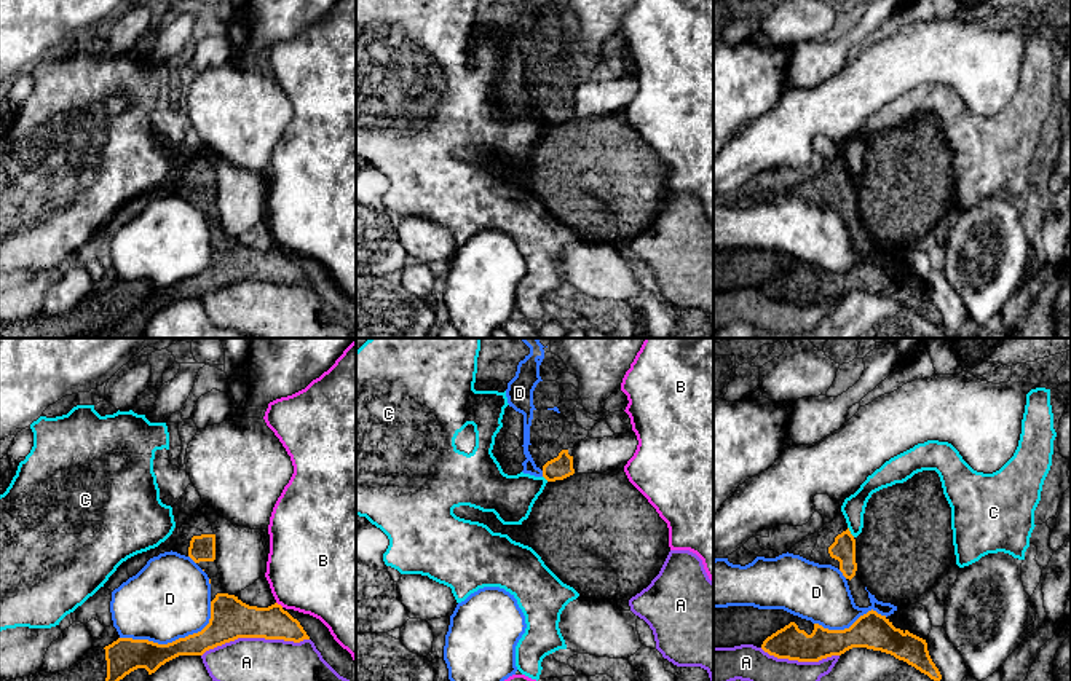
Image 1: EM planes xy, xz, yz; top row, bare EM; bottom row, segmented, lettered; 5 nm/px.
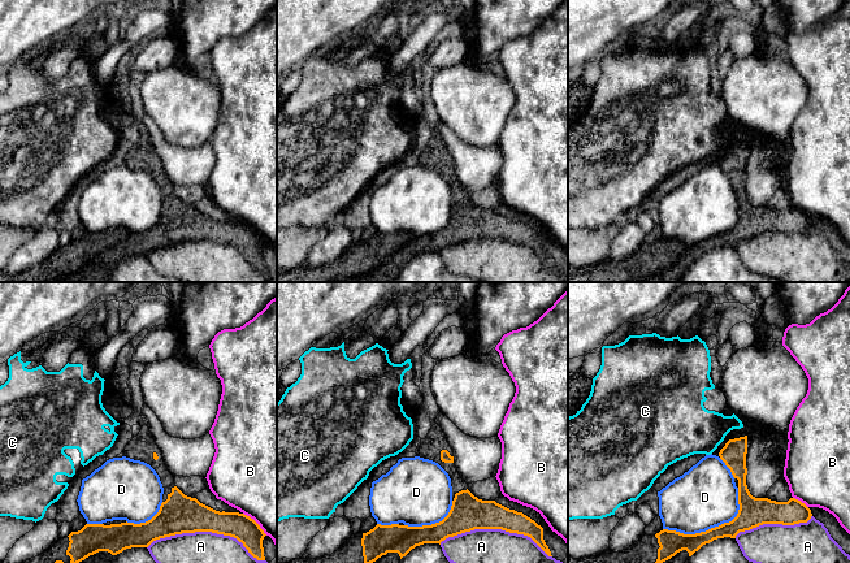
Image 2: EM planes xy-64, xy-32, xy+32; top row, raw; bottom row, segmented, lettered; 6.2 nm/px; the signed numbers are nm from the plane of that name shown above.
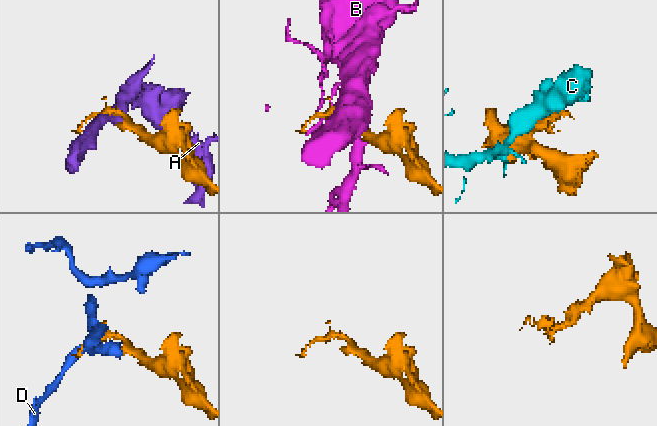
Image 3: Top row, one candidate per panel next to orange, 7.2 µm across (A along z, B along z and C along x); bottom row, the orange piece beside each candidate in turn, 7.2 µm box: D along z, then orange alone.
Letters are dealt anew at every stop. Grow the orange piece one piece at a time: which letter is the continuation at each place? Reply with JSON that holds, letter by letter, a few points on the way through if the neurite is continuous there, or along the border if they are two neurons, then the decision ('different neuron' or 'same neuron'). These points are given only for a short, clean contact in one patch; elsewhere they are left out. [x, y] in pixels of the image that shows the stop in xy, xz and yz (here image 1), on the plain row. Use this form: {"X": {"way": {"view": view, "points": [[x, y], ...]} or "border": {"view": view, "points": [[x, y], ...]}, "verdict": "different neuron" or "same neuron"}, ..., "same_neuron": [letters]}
{"A": {"verdict": "different neuron"}, "B": {"verdict": "different neuron"}, "C": {"border": {"view": "yz", "points": [[848, 169], [854, 179]]}, "verdict": "different neuron"}, "D": {"verdict": "different neuron"}, "same_neuron": []}

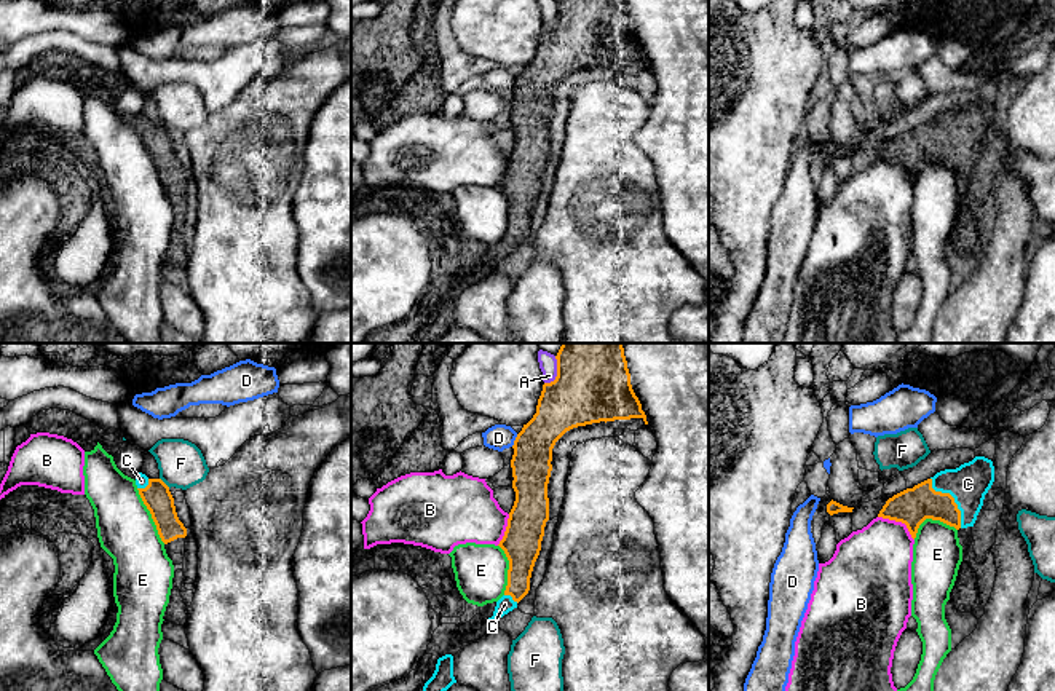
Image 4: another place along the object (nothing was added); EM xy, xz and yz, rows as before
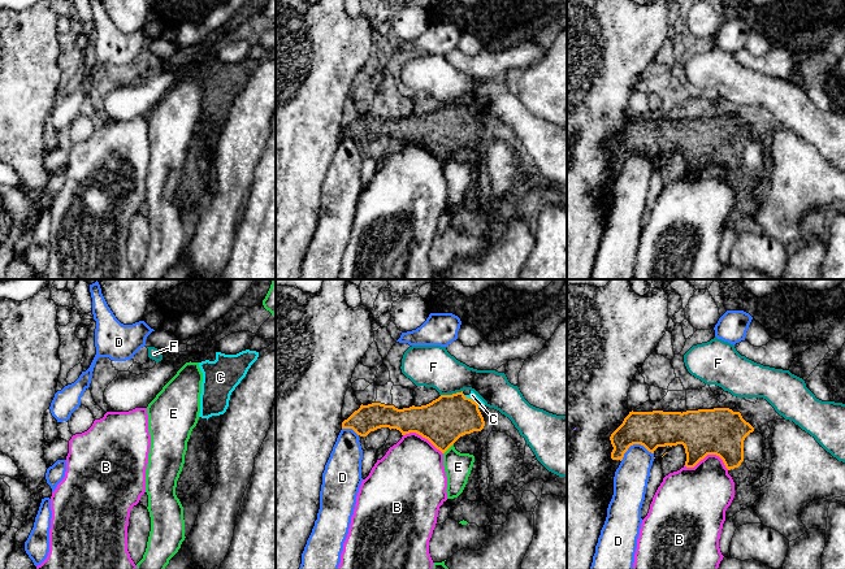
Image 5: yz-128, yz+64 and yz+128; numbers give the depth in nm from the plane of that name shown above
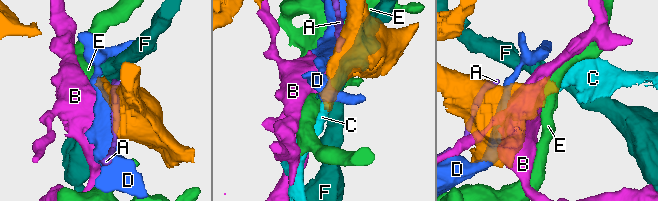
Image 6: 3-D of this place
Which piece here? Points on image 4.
{"A": {"border": {"view": "xz", "points": [[556, 0], [556, 19], [545, 26]]}, "verdict": "different neuron"}, "B": {"verdict": "different neuron"}, "C": {"way": {"view": "yz", "points": [[912, 149], [932, 141], [953, 141], [968, 126]]}, "verdict": "same neuron"}, "D": {"verdict": "different neuron"}, "E": {"border": {"view": "xy", "points": [[136, 131], [158, 179], [165, 185]]}, "verdict": "different neuron"}, "F": {"border": {"view": "xy", "points": [[160, 120], [169, 130]]}, "verdict": "different neuron"}, "same_neuron": ["C"]}

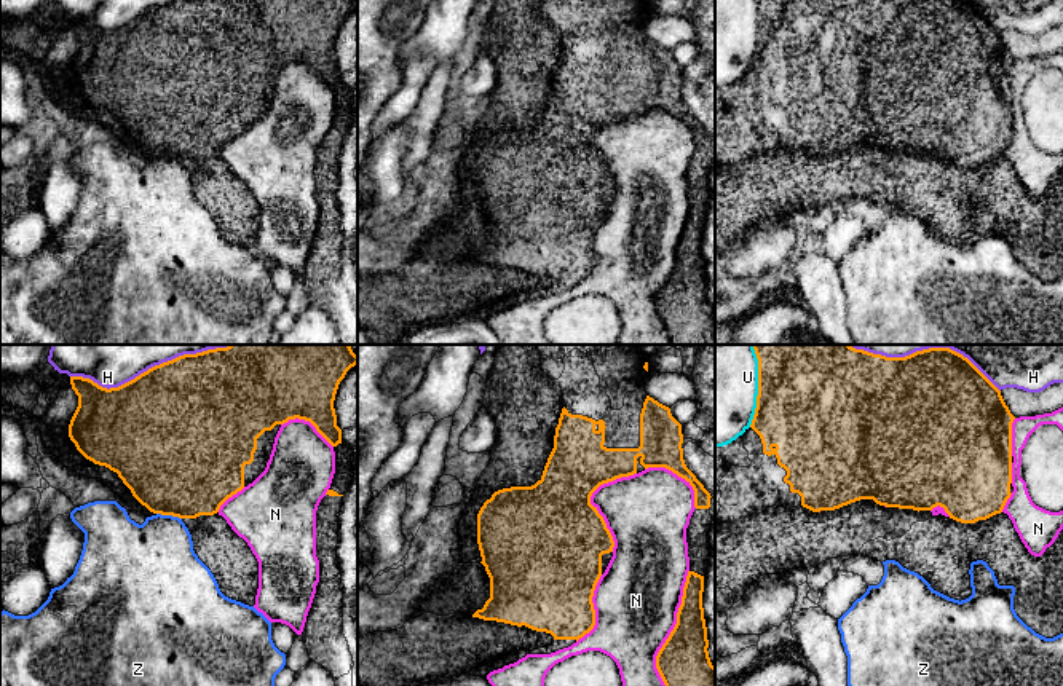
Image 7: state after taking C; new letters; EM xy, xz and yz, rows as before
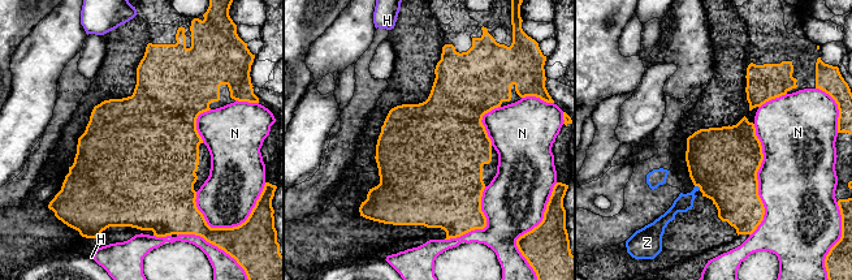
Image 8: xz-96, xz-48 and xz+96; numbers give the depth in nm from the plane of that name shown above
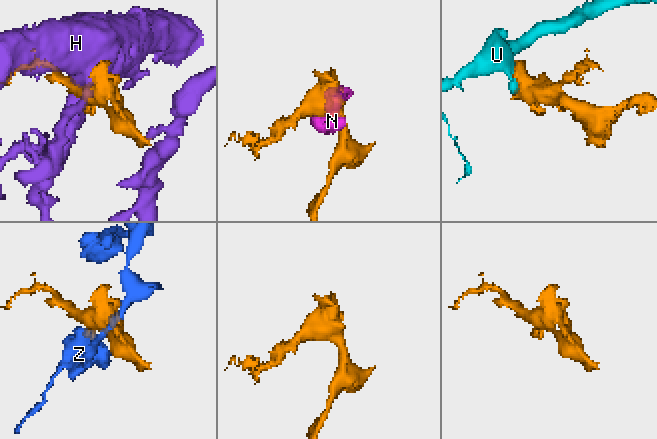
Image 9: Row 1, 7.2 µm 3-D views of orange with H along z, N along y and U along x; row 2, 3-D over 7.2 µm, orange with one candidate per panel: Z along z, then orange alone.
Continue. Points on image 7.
{"H": {"verdict": "different neuron"}, "N": {"verdict": "different neuron"}, "U": {"verdict": "different neuron"}, "Z": {"border": {"view": "xy", "points": [[157, 155], [181, 161]]}, "verdict": "different neuron"}, "same_neuron": []}

